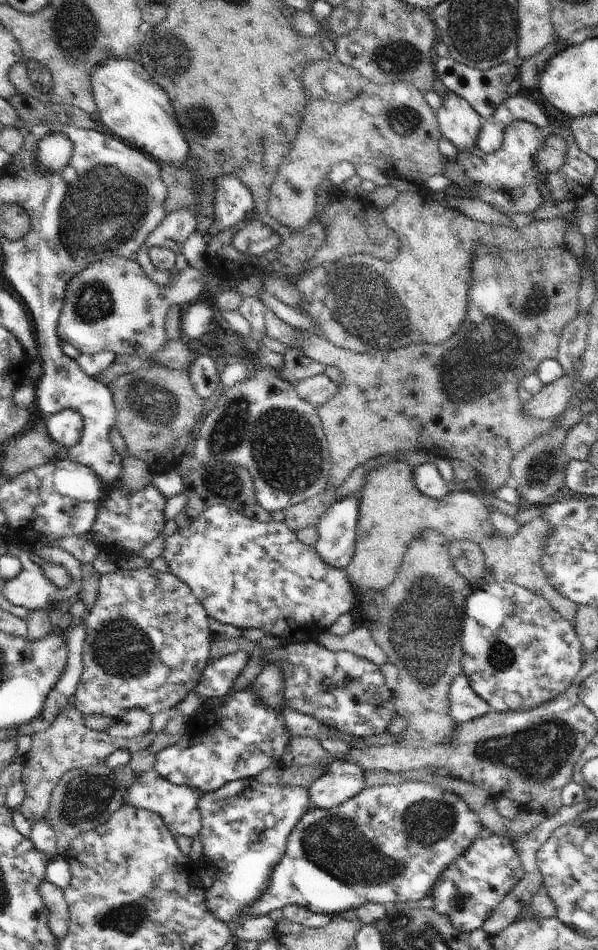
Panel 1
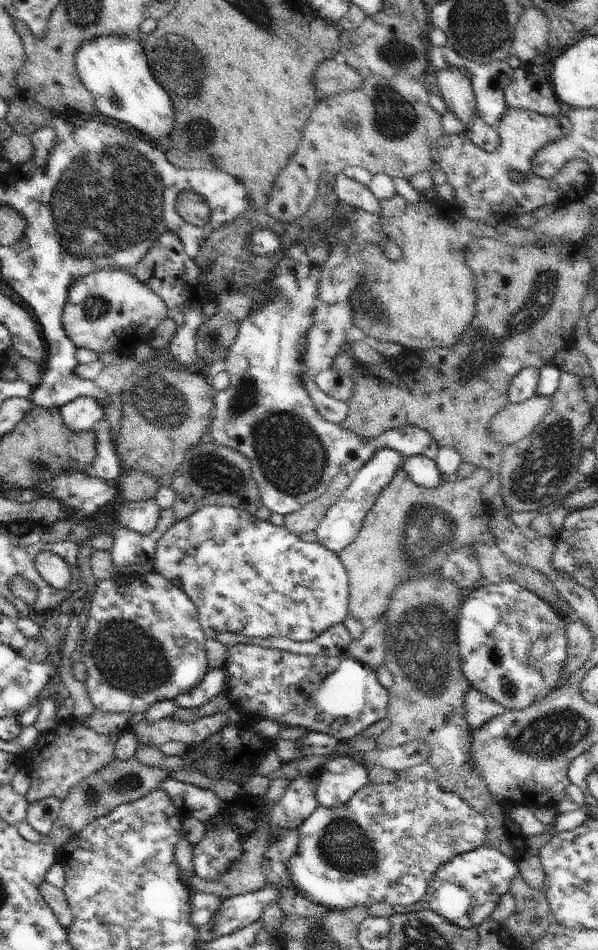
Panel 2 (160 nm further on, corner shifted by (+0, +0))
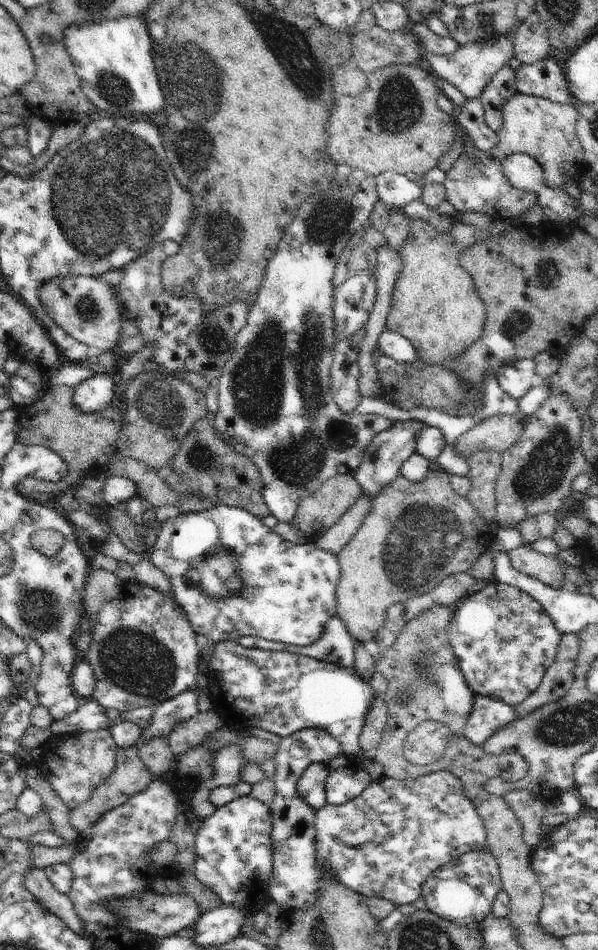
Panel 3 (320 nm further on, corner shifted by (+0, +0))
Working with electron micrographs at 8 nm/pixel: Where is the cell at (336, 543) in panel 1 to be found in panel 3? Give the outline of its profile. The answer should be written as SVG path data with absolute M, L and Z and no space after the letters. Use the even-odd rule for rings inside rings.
M397 420L374 436L373 441L366 447L363 461L354 474L354 478L369 497L373 499L384 486L401 473L402 463L415 451L418 433L426 427L425 422L418 420Z

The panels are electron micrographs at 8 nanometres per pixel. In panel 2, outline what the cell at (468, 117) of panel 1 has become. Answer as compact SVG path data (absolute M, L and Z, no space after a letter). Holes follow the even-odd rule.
M462 67L434 70L436 82L447 108L453 110L463 126L473 117L476 110L475 92L469 72Z

